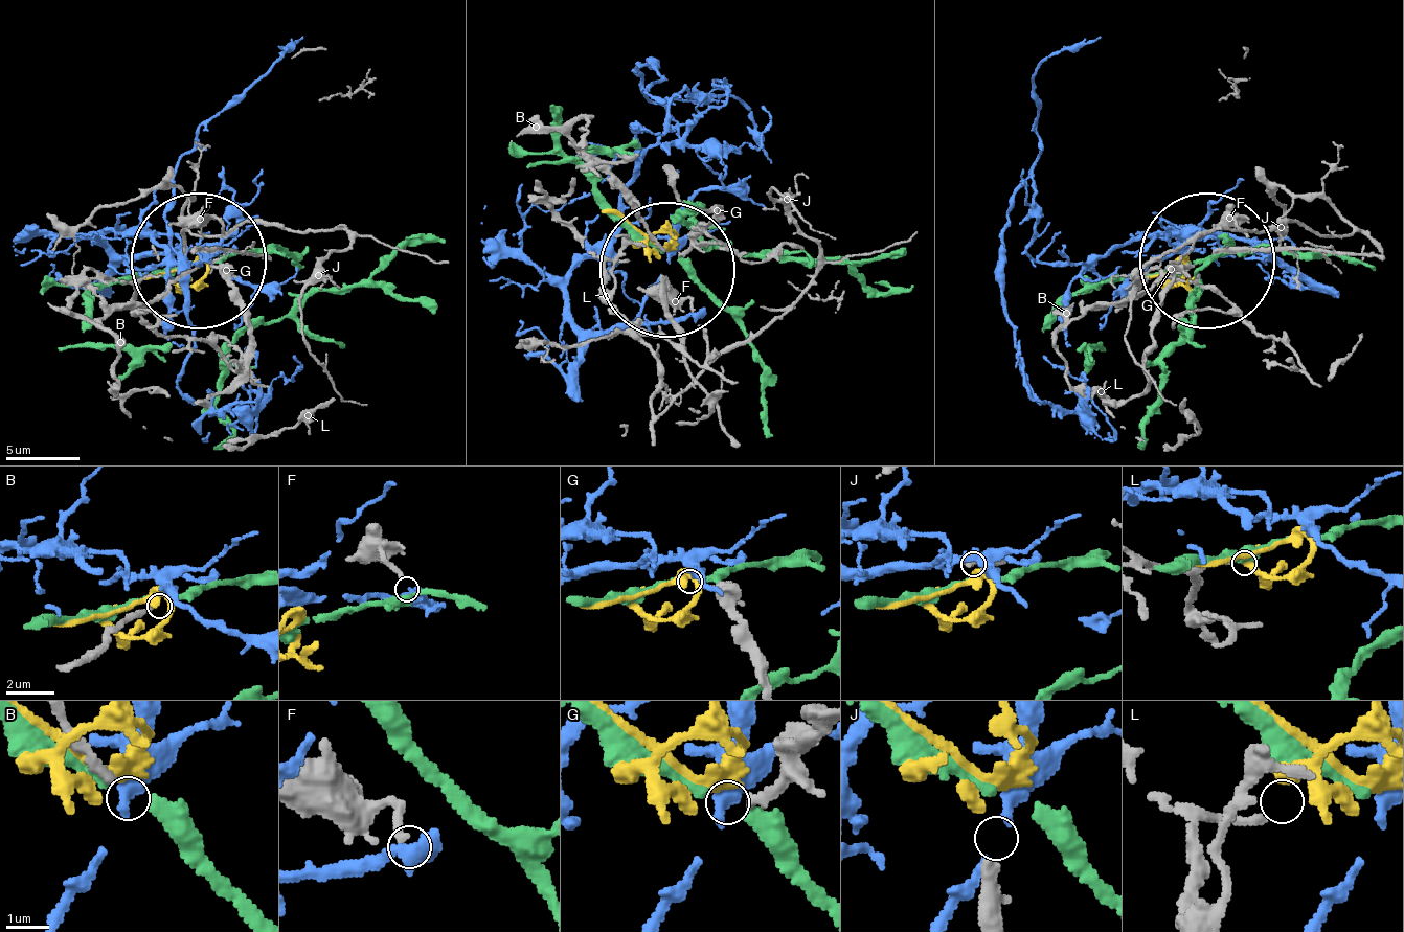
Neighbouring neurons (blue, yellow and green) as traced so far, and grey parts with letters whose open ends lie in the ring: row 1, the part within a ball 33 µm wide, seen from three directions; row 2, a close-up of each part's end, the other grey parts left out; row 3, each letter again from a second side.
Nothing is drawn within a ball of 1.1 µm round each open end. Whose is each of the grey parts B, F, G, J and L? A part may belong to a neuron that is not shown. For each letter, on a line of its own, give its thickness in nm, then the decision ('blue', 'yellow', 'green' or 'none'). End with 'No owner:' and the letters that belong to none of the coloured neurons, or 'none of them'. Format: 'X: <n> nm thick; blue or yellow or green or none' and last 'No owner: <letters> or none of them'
B: 200 nm thick; none
F: 200 nm thick; none
G: 240 nm thick; none
J: 360 nm thick; none
L: 180 nm thick; yellow
No owner: B, F, G, J

